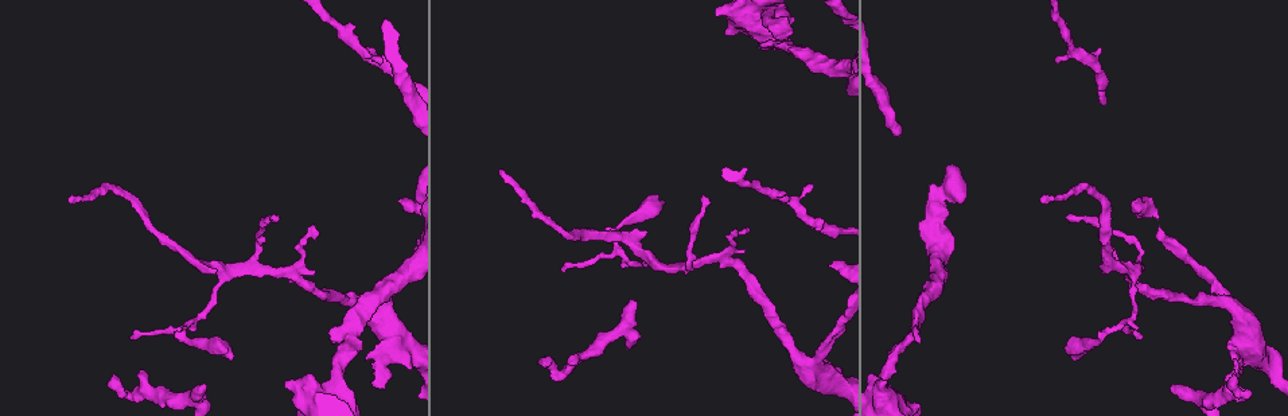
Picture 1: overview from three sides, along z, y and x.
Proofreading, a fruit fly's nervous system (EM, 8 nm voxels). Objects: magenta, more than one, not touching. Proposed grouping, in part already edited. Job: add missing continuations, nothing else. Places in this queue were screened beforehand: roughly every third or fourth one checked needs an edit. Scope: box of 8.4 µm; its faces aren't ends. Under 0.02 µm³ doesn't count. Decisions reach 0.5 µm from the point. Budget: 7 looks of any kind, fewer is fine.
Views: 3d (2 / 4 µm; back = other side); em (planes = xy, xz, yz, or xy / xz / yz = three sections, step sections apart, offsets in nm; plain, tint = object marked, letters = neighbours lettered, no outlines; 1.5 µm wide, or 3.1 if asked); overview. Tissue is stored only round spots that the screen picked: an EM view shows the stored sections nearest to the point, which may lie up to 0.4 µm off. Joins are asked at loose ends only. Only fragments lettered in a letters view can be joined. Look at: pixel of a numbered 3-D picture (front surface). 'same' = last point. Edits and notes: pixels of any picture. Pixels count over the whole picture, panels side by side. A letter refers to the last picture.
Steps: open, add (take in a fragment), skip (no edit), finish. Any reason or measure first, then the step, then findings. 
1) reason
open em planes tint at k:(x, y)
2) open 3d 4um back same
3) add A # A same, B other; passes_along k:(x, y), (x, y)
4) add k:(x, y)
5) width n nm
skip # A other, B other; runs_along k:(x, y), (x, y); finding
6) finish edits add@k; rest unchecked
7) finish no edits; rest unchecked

an open end
open em planes letters at 1:(633, 299)

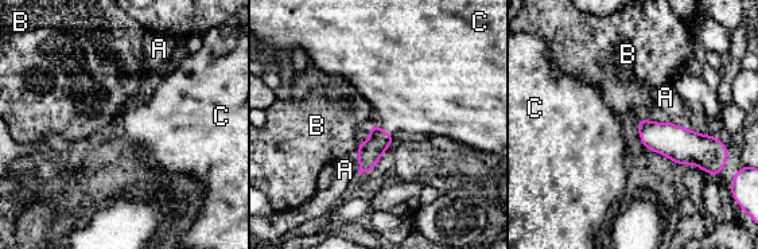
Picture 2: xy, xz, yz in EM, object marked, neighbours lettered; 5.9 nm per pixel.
width 140 nm
add C # A other, B other, C same; passes_along 2:(369, 152), (384, 131), (407, 96); it goes on there

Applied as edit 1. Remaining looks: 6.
an open end
open em planes letters at 1:(270, 219)

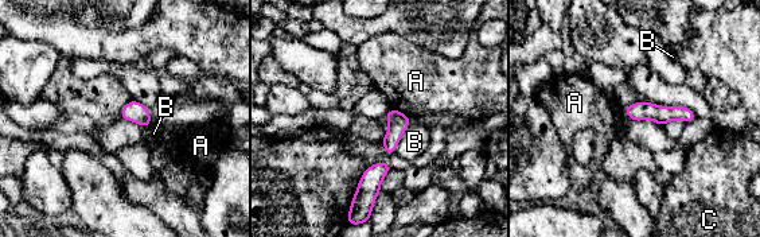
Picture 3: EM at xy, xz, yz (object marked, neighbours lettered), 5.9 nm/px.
width 110 nm
skip # A other, B other, C other; runs_along 3:(630, 109), (690, 115); none of them fits

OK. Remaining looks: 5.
open 3d 2um at 1:(332, 336)

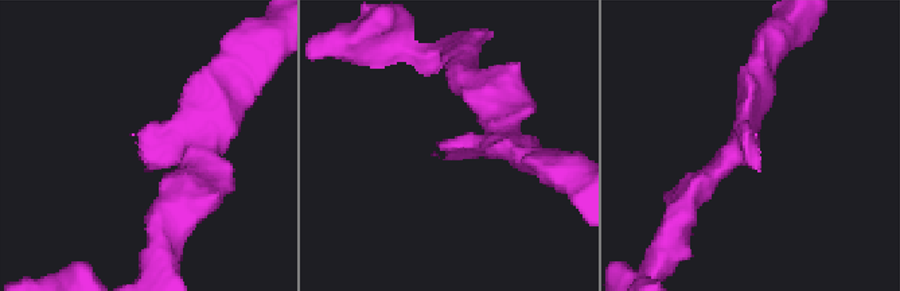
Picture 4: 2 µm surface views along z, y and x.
arm_widths 200, 200 nm
open em planes letters at 4:(446, 157)

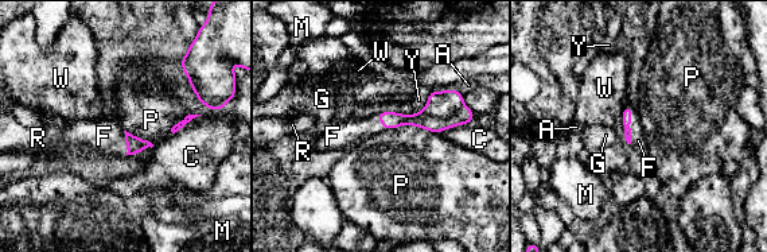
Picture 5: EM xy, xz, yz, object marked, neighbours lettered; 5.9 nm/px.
add F # A other, C other, F same, G other, M other, P other, R other, W other, Y other; passes_along 5:(626, 116), (630, 126), (638, 140); the neuron continues

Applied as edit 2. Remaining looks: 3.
finish edits add@2, add@5; rest unchecked

